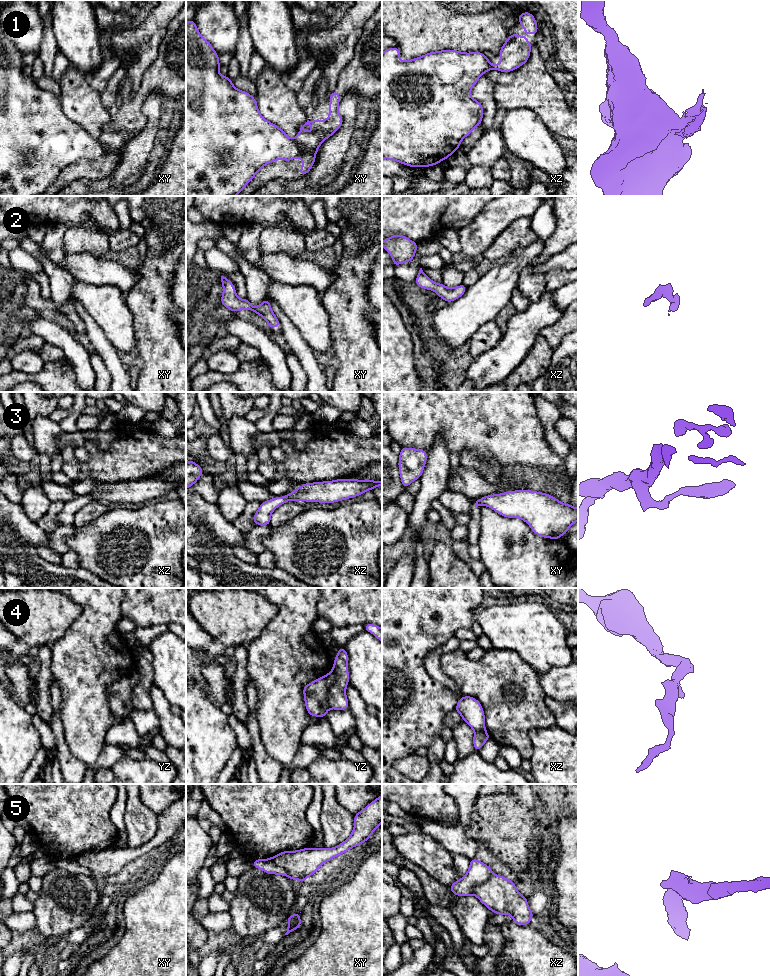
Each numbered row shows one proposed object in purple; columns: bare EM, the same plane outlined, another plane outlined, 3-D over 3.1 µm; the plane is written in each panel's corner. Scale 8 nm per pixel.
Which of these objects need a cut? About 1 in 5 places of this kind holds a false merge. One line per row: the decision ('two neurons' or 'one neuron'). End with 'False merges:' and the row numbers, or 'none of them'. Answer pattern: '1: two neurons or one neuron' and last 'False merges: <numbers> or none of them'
1: two neurons
2: one neuron
3: one neuron
4: two neurons
5: two neurons
False merges: 1, 4, 5

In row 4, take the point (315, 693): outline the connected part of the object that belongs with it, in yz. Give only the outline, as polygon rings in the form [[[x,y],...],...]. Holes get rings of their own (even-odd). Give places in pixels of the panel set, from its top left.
[[[333,670],[303,688],[305,706],[310,716],[324,718],[330,709],[327,702],[329,689],[335,682]]]

